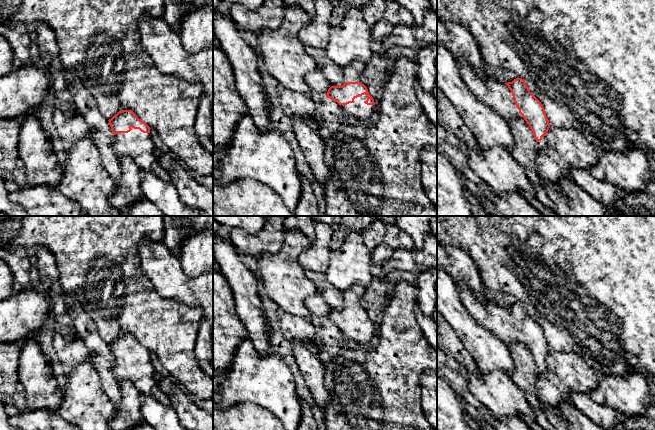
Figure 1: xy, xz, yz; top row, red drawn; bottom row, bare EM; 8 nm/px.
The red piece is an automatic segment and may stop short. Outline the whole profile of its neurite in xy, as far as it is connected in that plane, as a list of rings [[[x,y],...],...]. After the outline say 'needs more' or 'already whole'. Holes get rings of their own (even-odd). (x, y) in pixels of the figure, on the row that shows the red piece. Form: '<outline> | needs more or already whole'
[[[132,110],[119,111],[108,120],[114,136],[113,148],[118,157],[129,156],[144,171],[152,171],[152,165],[158,161],[155,145],[150,136],[150,127],[139,119]]] | needs more

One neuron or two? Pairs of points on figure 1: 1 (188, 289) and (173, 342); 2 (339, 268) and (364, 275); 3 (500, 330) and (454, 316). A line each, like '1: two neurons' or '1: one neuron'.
1: two neurons
2: one neuron
3: two neurons

